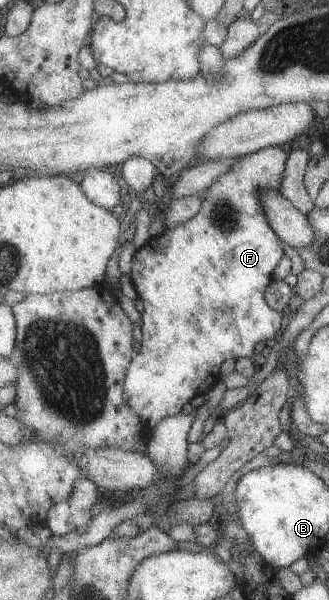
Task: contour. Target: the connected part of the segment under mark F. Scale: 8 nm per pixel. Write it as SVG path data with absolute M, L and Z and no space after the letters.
M268 146L268 148L262 148L258 152L240 157L240 160L226 174L222 174L207 189L202 208L194 218L191 218L184 224L180 224L176 230L166 231L160 236L151 237L136 252L133 269L129 276L131 277L136 294L144 302L144 324L139 329L139 347L128 370L124 398L127 400L127 406L136 410L136 414L142 418L142 422L148 428L158 426L164 418L176 416L176 414L182 412L186 402L194 400L199 394L206 395L210 388L214 388L220 382L222 364L228 362L229 359L238 359L240 357L252 359L252 356L254 356L254 346L258 342L270 342L282 330L282 320L284 318L282 318L280 311L270 304L267 288L275 280L275 270L279 267L280 260L284 258L286 247L278 234L276 234L275 229L272 228L270 222L268 222L267 215L264 212L263 194L264 192L275 190L281 192L284 186L284 175L287 174L288 159L289 151L282 146Z

